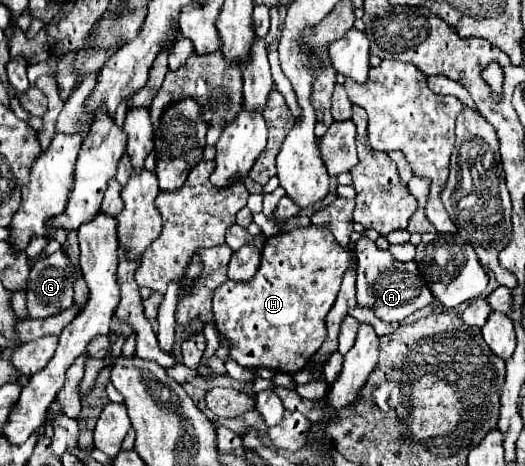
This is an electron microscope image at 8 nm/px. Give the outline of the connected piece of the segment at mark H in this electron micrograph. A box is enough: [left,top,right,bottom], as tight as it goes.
[213,225,351,373]

